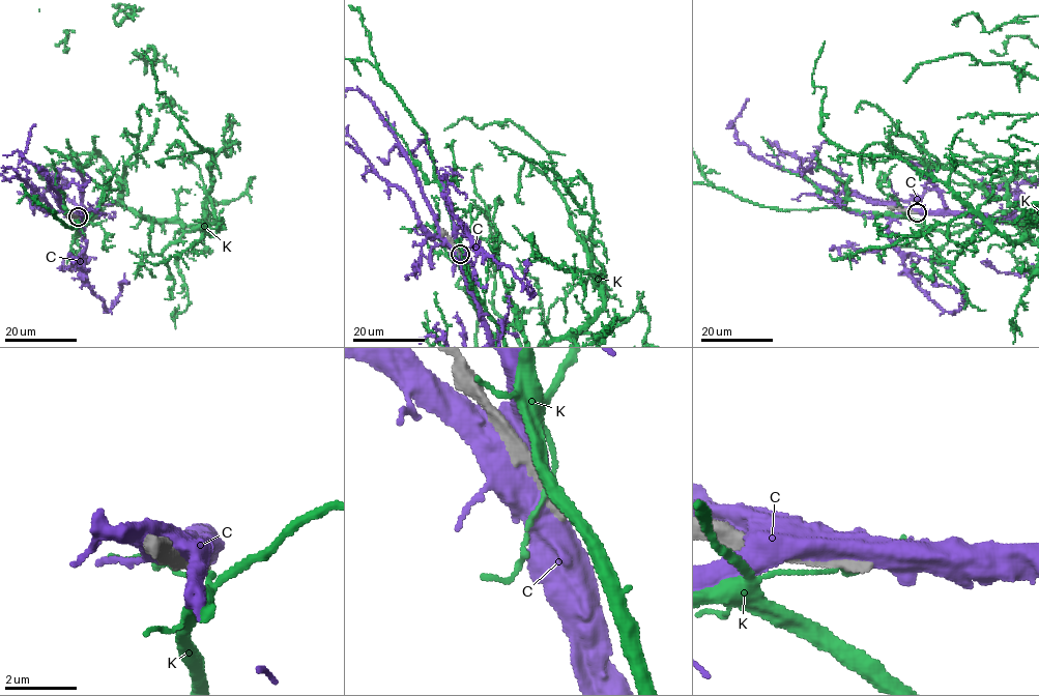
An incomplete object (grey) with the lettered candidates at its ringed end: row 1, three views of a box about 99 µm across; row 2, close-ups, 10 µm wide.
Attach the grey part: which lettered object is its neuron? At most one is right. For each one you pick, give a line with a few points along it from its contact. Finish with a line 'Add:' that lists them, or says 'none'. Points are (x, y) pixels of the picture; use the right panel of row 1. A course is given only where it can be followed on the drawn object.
Add: none

